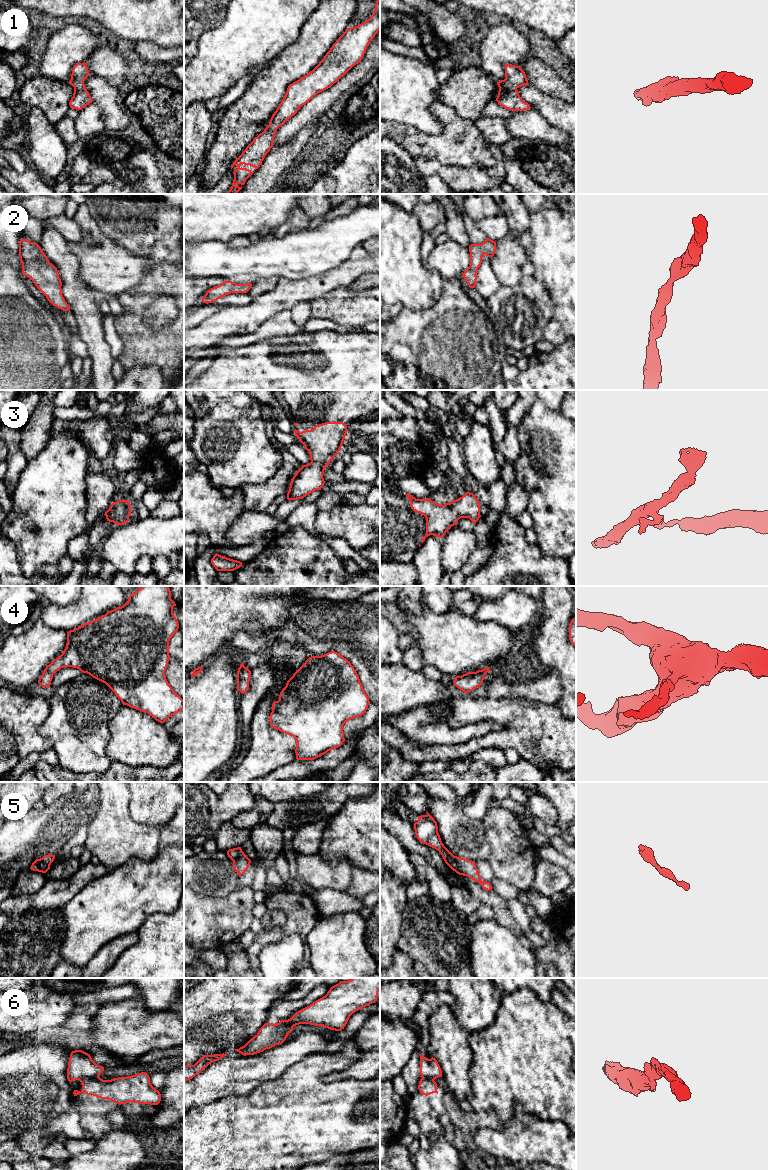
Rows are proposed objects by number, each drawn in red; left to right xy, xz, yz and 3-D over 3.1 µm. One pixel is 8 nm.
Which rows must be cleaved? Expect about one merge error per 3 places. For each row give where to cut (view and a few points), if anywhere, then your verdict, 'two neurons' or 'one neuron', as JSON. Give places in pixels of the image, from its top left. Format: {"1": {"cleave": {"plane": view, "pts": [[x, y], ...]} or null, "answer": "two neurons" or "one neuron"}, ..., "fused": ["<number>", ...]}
{"1": {"cleave": null, "answer": "one neuron"}, "2": {"cleave": null, "answer": "one neuron"}, "3": {"cleave": null, "answer": "one neuron"}, "4": {"cleave": null, "answer": "one neuron"}, "5": {"cleave": null, "answer": "one neuron"}, "6": {"cleave": {"plane": "xy", "pts": [[98, 1076], [86, 1078], [81, 1082]]}, "answer": "two neurons"}, "fused": ["6"]}

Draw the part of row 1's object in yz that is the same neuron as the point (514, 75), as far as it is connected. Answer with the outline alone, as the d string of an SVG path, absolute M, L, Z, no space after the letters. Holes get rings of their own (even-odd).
M505 64L505 79L497 82L499 87L496 101L505 109L512 111L524 111L530 109L530 105L522 100L518 88L529 85L525 72L520 66Z

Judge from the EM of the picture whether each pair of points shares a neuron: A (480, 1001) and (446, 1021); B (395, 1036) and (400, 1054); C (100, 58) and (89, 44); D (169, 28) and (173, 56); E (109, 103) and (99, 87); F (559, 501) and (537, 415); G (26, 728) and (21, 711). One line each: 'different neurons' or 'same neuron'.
A: different neurons
B: same neuron
C: different neurons
D: different neurons
E: same neuron
F: same neuron
G: same neuron

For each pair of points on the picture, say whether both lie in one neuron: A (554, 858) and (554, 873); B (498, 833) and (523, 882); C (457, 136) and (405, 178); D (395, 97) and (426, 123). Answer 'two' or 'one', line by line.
A: two
B: one
C: two
D: one

